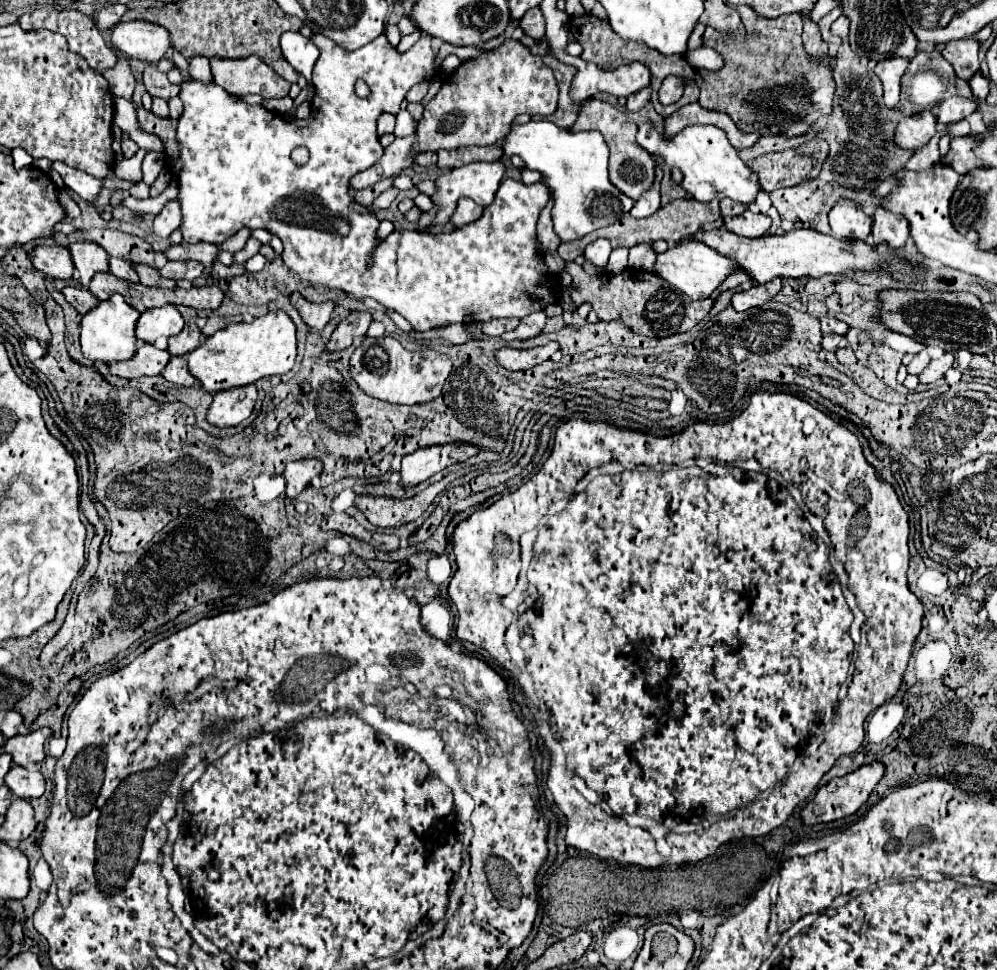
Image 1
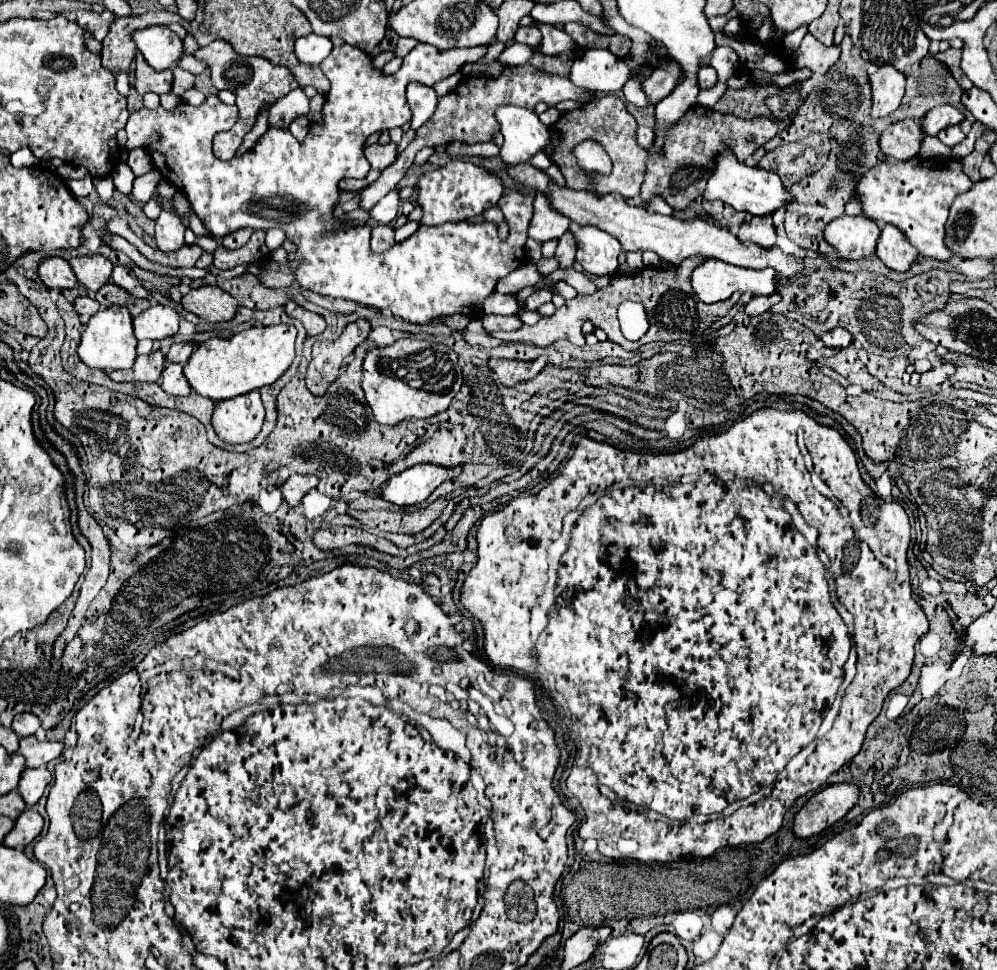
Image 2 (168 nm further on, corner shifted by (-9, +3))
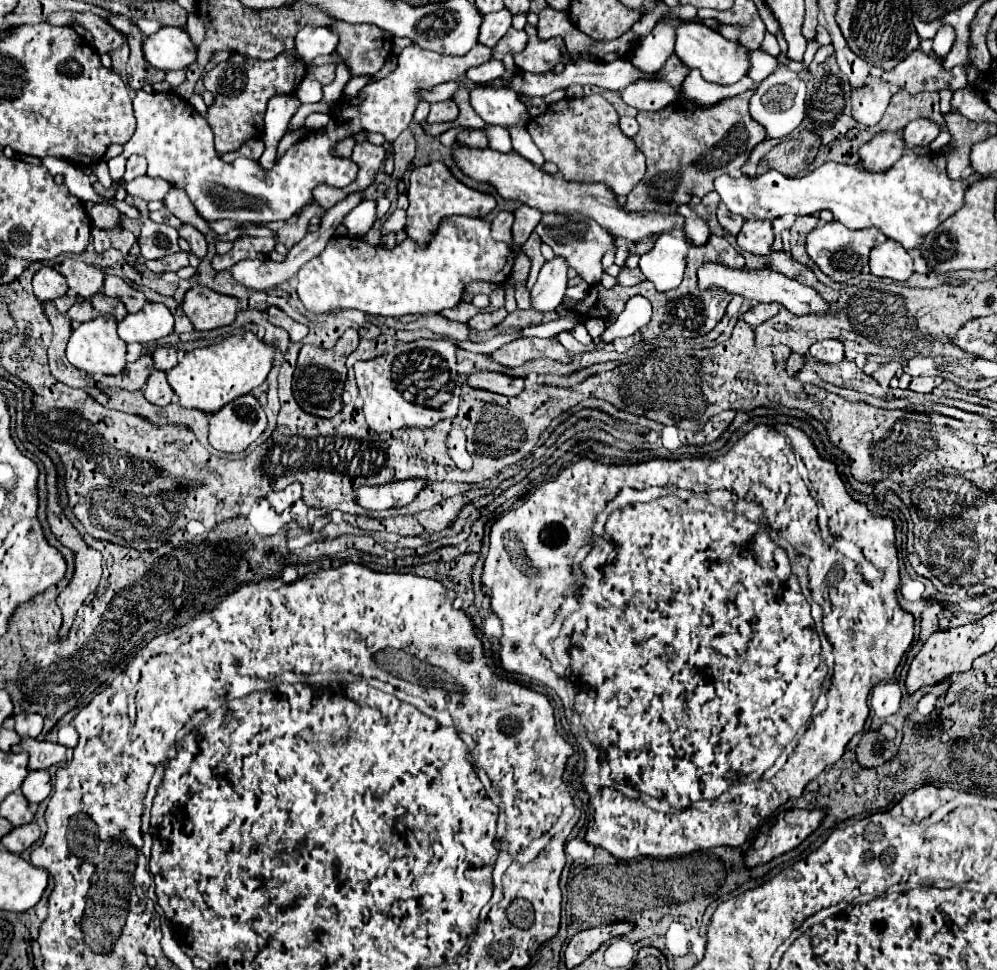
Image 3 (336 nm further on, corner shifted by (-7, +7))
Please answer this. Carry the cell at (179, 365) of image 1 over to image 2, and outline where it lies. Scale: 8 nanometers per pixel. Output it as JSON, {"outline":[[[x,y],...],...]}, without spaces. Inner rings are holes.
{"outline":[[[165,362],[163,374],[157,380],[159,386],[163,388],[163,392],[171,394],[171,396],[187,396],[191,394],[191,388],[183,376],[183,366],[181,364],[169,364]]]}

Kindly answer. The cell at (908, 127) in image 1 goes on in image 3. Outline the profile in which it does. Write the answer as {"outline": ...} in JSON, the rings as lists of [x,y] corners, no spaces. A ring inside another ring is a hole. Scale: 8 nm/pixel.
{"outline":[[[879,132],[867,144],[861,146],[859,156],[861,164],[867,170],[887,170],[891,168],[905,152],[903,136],[899,132]]]}

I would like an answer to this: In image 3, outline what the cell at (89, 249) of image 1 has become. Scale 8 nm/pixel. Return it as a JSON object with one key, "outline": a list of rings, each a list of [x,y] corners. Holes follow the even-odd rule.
{"outline":[[[65,258],[59,264],[59,272],[67,278],[69,288],[79,294],[81,298],[91,298],[97,292],[103,290],[103,270],[95,264],[85,264],[81,260],[73,260],[73,258]]]}

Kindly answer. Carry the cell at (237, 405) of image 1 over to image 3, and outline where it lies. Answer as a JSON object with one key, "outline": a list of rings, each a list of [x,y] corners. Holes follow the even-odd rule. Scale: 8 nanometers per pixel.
{"outline":[[[253,394],[239,396],[219,412],[209,414],[209,442],[221,452],[241,452],[267,426],[267,416]]]}

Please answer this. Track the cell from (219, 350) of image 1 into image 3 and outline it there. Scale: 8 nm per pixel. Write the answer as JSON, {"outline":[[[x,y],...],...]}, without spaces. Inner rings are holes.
{"outline":[[[239,332],[217,344],[187,352],[179,360],[179,364],[171,372],[167,372],[167,380],[179,396],[179,404],[183,404],[185,408],[199,408],[211,414],[231,400],[249,394],[253,388],[261,386],[273,366],[275,354],[275,342],[265,342],[253,332]]]}

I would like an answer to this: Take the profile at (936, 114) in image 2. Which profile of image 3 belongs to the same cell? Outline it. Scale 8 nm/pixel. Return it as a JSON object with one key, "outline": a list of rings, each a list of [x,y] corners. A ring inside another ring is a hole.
{"outline":[[[917,118],[913,122],[909,122],[905,128],[903,128],[903,140],[907,144],[907,148],[913,148],[913,146],[927,146],[931,144],[937,134],[939,134],[939,124],[933,122],[933,120],[927,120],[927,118]]]}

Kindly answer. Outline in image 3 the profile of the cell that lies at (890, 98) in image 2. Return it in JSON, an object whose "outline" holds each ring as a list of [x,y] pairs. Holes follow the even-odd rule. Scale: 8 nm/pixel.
{"outline":[[[875,78],[861,88],[853,88],[853,118],[865,126],[875,126],[891,102],[889,82]]]}

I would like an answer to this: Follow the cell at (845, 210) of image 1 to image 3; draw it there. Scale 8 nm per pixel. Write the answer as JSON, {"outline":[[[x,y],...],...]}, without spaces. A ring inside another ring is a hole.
{"outline":[[[833,220],[823,226],[817,226],[807,236],[807,254],[811,260],[833,280],[845,282],[849,278],[855,278],[863,272],[863,268],[869,264],[869,252],[873,246],[881,244],[887,236],[879,228],[863,228],[863,230],[849,230],[845,224]]]}

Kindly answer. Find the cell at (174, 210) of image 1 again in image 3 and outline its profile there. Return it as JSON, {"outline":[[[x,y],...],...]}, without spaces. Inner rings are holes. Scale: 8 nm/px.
{"outline":[[[145,220],[139,236],[139,246],[143,258],[163,258],[167,254],[179,252],[179,232],[167,224],[157,224],[153,220]]]}

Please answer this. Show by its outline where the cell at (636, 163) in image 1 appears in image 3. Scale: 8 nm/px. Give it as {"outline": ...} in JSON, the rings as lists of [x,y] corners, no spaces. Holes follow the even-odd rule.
{"outline":[[[601,94],[563,98],[527,124],[543,158],[555,162],[559,176],[573,182],[605,182],[615,194],[627,196],[645,176],[645,156],[619,128],[619,114]]]}

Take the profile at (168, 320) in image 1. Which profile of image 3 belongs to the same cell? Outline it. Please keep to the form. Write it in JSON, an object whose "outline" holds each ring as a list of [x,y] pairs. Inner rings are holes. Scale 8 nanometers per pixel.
{"outline":[[[147,302],[139,312],[127,314],[125,320],[119,322],[119,336],[129,342],[157,342],[163,336],[169,336],[173,332],[175,318],[171,310],[165,304],[159,302]]]}

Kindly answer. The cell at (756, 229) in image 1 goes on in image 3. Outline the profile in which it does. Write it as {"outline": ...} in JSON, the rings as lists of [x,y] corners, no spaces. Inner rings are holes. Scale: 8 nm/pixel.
{"outline":[[[745,220],[741,232],[737,234],[737,246],[741,252],[767,254],[773,244],[771,220]]]}

